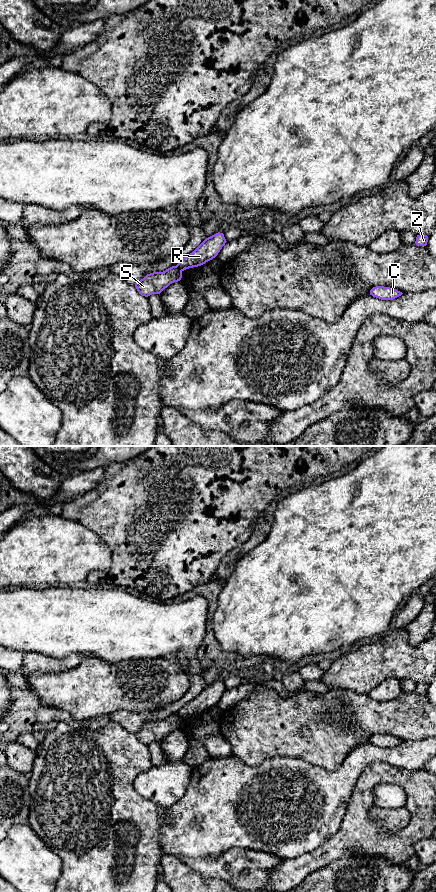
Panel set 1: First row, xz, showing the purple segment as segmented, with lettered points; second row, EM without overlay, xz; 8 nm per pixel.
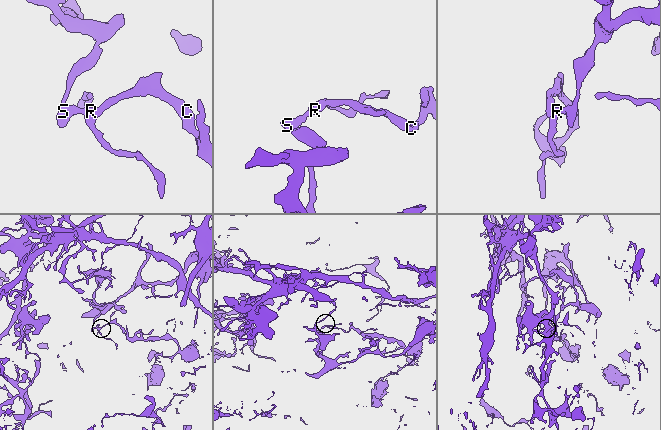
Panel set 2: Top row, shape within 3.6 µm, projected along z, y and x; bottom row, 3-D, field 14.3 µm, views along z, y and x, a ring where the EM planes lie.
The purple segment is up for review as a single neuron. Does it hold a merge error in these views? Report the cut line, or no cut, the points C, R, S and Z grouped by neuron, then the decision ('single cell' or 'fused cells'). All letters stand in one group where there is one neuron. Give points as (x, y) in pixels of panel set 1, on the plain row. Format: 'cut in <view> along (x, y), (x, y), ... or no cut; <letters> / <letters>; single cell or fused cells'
cut in xz along (176, 713), (181, 719); C R Z / S; fused cells

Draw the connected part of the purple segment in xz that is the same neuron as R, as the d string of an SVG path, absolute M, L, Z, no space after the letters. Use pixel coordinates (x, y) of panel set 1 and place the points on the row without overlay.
M223 681L206 686L192 701L183 706L177 714L184 719L198 715L215 706L226 691Z

